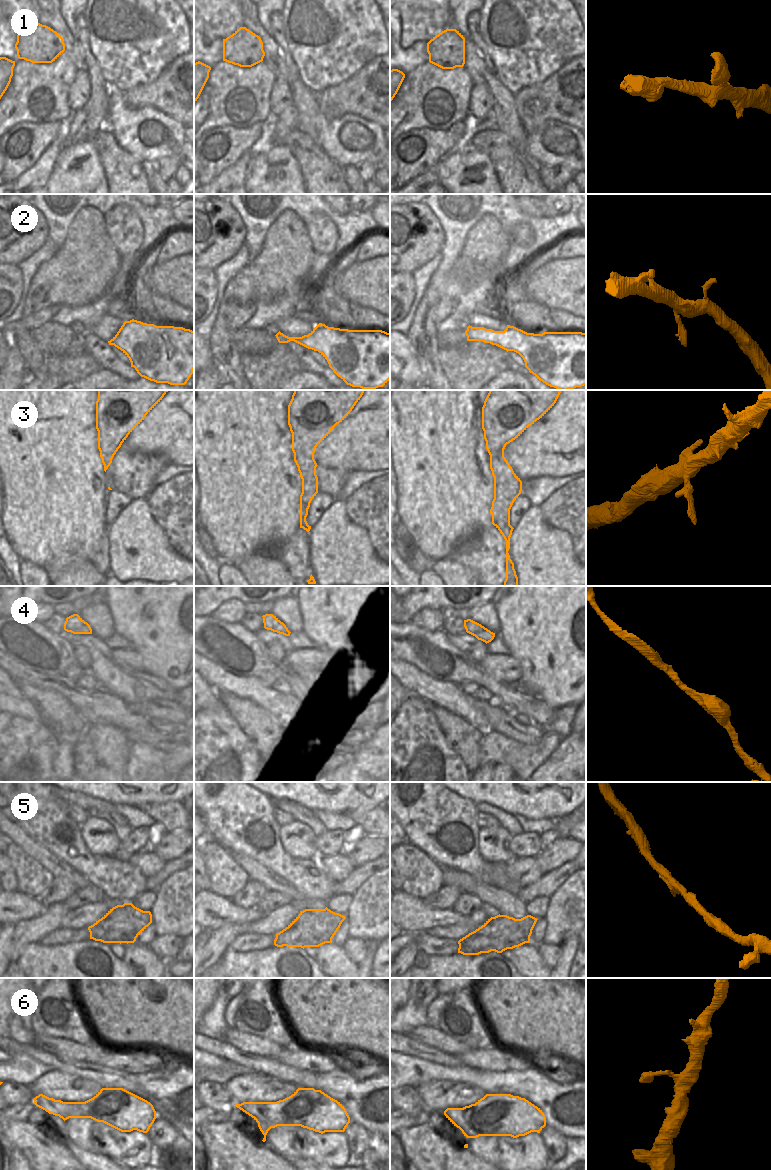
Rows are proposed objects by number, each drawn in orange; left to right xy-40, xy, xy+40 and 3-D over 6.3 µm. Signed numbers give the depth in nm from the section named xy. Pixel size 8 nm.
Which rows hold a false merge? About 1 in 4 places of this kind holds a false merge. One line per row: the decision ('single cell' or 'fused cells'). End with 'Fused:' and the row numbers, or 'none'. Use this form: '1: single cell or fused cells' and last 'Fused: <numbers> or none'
1: single cell
2: single cell
3: single cell
4: single cell
5: single cell
6: single cell
Fused: none

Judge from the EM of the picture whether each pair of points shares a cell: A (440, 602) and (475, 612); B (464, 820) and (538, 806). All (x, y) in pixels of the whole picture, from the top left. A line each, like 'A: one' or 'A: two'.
A: two
B: two

